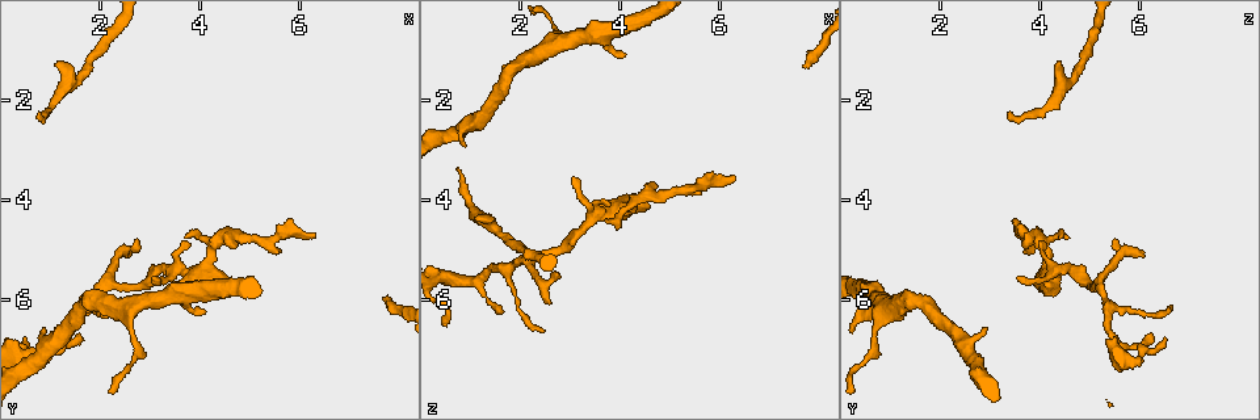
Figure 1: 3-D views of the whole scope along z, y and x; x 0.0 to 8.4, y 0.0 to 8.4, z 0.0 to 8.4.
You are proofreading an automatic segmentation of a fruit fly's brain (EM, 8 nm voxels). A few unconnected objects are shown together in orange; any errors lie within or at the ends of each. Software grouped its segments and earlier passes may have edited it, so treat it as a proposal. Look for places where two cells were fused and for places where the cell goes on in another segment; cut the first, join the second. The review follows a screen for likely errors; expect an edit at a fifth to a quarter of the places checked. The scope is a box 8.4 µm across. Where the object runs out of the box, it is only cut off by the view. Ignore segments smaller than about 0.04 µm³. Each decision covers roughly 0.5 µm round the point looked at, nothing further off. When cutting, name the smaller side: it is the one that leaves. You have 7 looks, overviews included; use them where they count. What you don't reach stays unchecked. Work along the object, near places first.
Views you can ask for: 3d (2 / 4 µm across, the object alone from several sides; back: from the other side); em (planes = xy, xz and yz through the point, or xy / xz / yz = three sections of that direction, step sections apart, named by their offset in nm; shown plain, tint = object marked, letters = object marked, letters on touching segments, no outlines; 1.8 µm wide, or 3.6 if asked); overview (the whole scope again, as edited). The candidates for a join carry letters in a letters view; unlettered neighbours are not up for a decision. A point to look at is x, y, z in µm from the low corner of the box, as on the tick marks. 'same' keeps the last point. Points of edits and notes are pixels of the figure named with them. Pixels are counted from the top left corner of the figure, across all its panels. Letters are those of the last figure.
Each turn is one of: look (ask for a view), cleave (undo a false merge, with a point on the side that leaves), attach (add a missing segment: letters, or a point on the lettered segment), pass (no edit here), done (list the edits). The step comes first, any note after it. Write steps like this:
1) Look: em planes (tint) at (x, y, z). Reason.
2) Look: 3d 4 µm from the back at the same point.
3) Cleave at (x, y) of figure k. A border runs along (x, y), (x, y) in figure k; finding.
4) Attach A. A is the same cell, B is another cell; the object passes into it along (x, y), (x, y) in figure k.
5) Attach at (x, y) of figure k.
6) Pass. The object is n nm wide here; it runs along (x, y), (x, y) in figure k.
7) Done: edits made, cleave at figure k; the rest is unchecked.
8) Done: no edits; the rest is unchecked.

Look: em planes (letters) at (3.70, 4.80, 3.95). Free end.

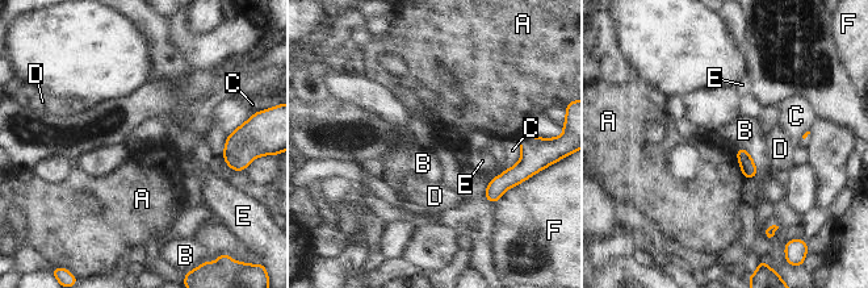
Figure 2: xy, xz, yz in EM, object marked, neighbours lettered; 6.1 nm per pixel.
Pass. A, B, C, D, E and F are other cells; no lettered segment goes on from it.

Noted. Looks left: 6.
Look: em planes (tint) at (6.35, 4.65, 3.50). An open end.

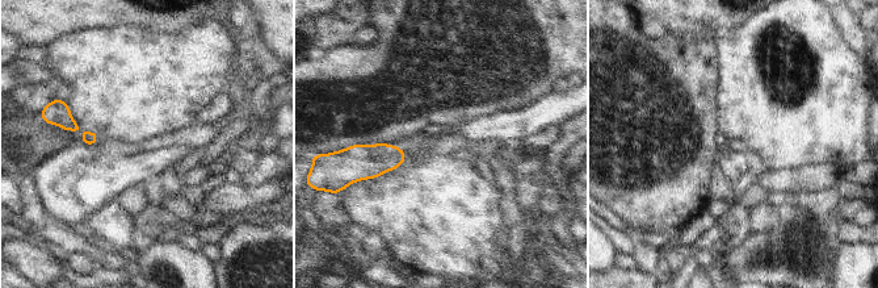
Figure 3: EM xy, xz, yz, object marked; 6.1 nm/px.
Look: em planes (letters) at the same point.

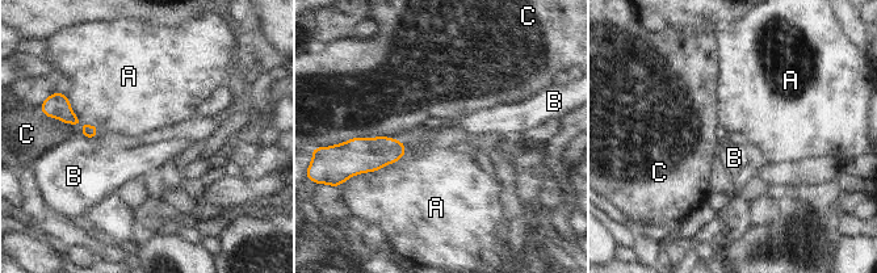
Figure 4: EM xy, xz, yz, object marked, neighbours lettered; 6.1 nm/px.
Pass. A, B and C are other cells; a border runs along (406, 146), (399, 159), (359, 175) in figure 4; none of them fits.

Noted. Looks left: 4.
Look: 3d 2 µm at (0.95, 6.55, 2.90). Branch stops here.

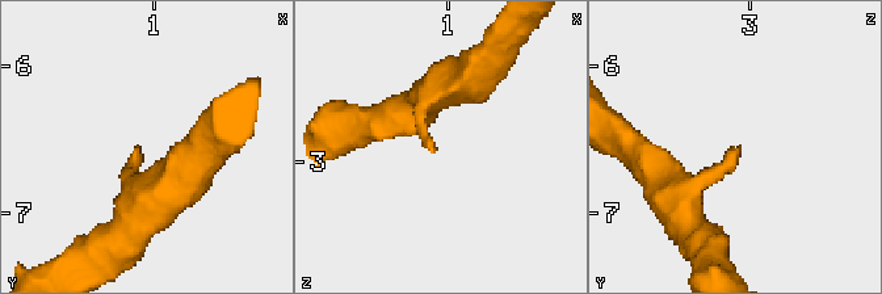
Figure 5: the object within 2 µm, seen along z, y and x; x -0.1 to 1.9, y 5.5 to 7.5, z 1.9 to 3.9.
Look: em yz step 4 (letters) at (0.88, 6.56, 2.96). Need the tissue.

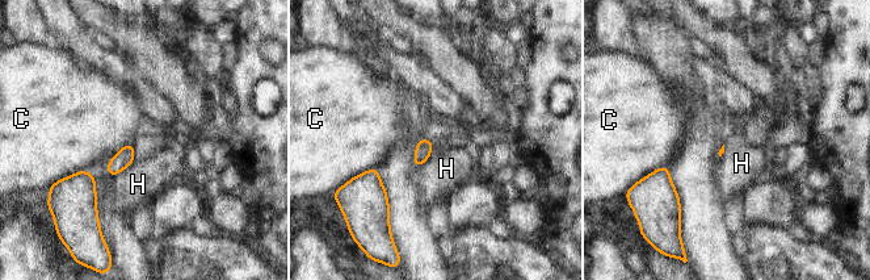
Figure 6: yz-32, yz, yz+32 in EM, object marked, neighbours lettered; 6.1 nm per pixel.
Pass. C and H are other cells; a border runs along (432, 150), (431, 155), (416, 167) in figure 6; no lettered segment goes on from it.

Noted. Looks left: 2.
Done: no edits; the rest is unchecked.

